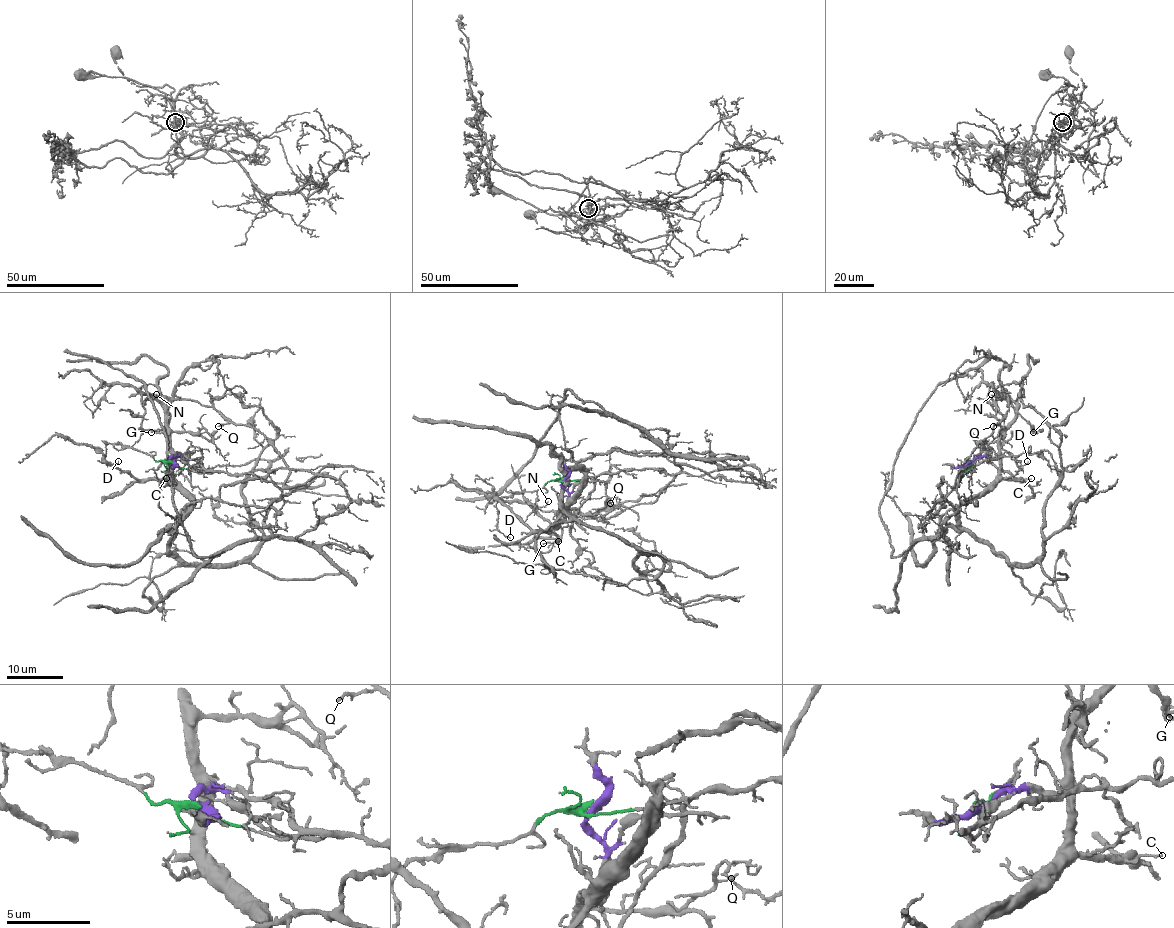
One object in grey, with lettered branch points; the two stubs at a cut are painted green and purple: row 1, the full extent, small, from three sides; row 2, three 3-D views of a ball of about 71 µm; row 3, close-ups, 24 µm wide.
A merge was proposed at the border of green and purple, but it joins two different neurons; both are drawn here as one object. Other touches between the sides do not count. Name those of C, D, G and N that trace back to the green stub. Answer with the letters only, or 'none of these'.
D

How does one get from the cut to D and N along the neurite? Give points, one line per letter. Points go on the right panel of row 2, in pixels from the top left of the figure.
D: (969, 463), (985, 444), (994, 441), (1024, 465), (1028, 461)
N: (970, 463), (995, 457), (1000, 433), (1015, 415), (1011, 399), (1002, 395), (997, 400), (991, 395)

